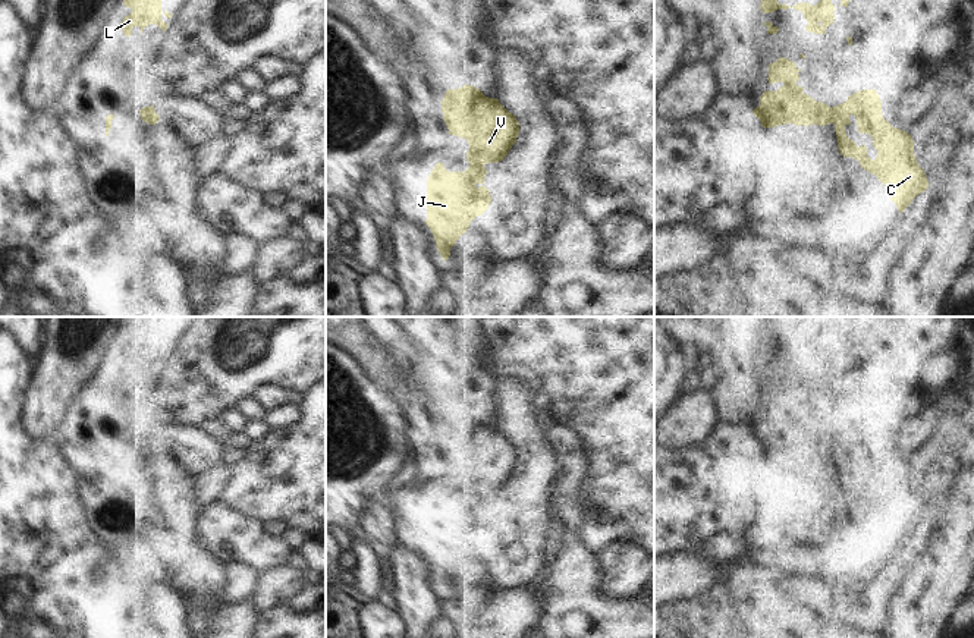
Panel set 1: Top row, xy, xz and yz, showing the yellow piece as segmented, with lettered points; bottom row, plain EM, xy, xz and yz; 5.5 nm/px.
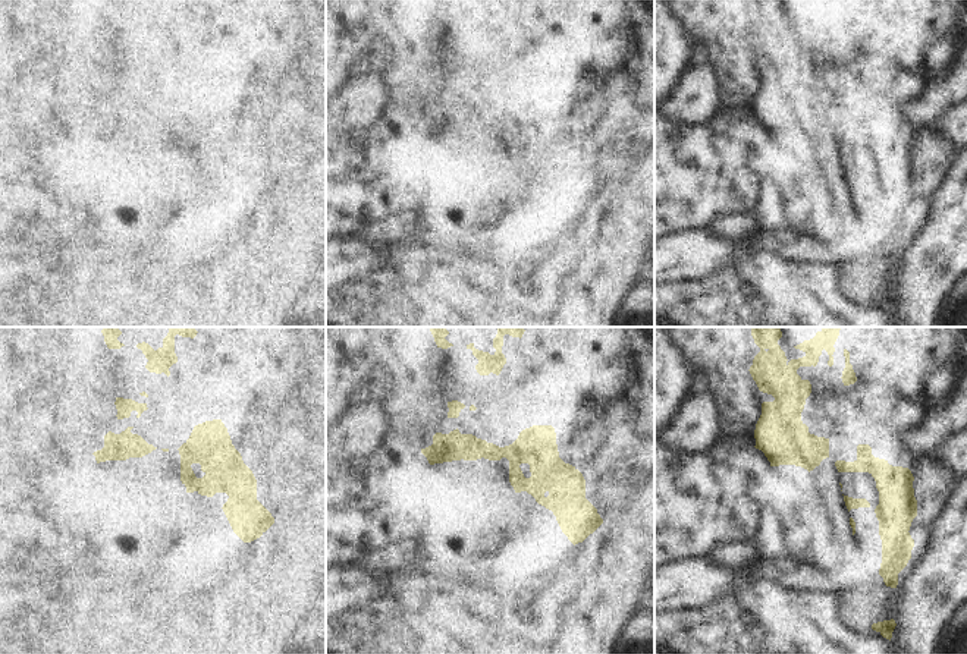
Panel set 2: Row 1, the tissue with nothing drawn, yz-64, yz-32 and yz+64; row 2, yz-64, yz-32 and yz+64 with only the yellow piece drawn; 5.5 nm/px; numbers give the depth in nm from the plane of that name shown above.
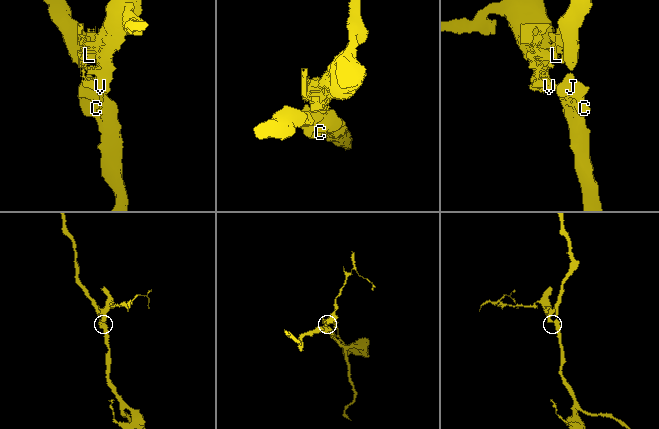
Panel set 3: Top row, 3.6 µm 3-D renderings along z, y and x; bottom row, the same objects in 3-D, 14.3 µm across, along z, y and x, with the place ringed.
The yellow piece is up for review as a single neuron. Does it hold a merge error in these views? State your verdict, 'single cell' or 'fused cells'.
fused cells

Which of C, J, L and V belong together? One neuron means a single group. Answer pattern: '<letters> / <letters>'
C J / L V

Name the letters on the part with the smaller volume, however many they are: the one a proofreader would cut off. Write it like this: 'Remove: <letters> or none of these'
Remove: L, V

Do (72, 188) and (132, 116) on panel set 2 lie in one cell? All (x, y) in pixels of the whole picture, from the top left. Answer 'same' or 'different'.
different

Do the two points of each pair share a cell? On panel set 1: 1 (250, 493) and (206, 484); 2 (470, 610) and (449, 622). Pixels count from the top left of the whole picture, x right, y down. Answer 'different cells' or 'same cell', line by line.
1: different cells
2: same cell

